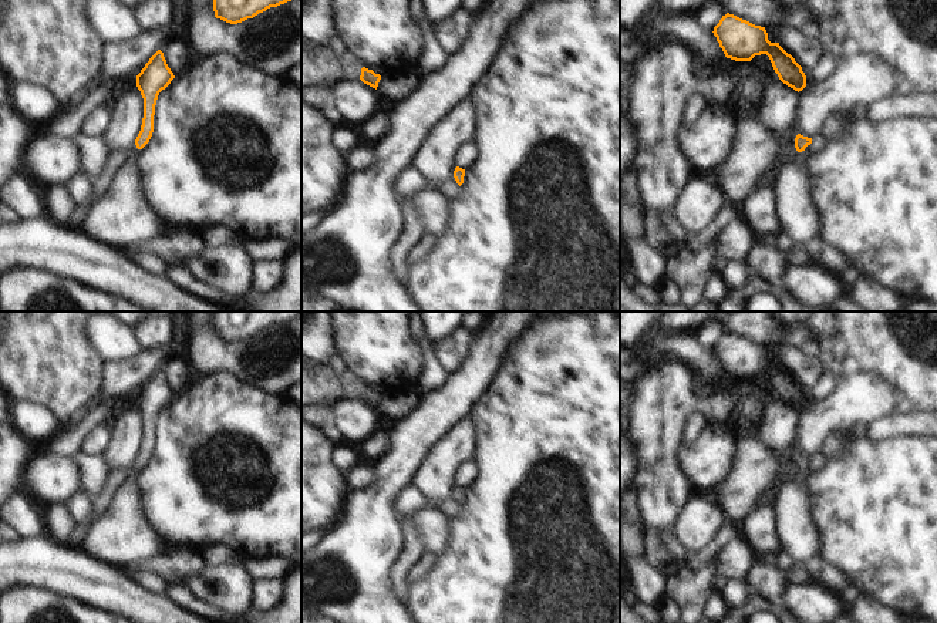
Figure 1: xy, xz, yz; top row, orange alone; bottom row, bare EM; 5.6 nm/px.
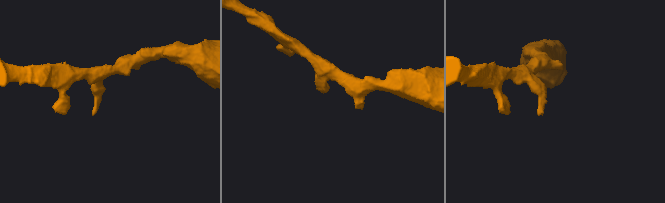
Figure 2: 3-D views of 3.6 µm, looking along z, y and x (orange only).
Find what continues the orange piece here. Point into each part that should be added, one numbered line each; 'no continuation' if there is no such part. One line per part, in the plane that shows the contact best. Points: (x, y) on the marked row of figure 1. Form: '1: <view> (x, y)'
no continuation

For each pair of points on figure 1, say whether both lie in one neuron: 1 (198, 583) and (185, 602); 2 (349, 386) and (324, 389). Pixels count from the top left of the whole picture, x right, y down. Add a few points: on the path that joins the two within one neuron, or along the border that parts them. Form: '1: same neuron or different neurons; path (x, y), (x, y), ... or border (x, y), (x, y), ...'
1: different neurons; border (182, 583), (196, 596), (218, 608)
2: same neuron; path (343, 387), (330, 387)

